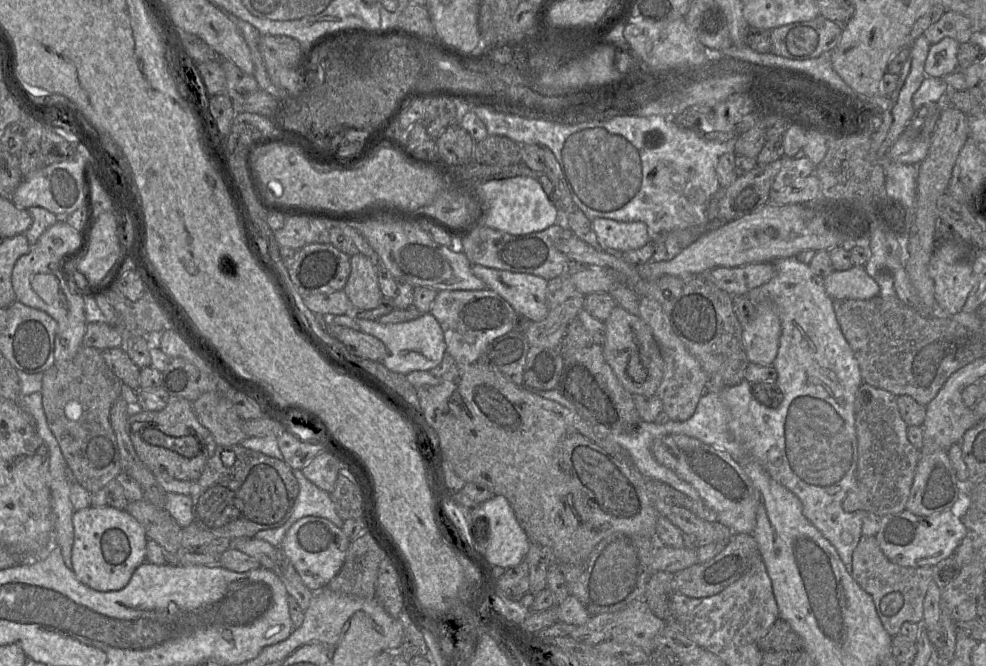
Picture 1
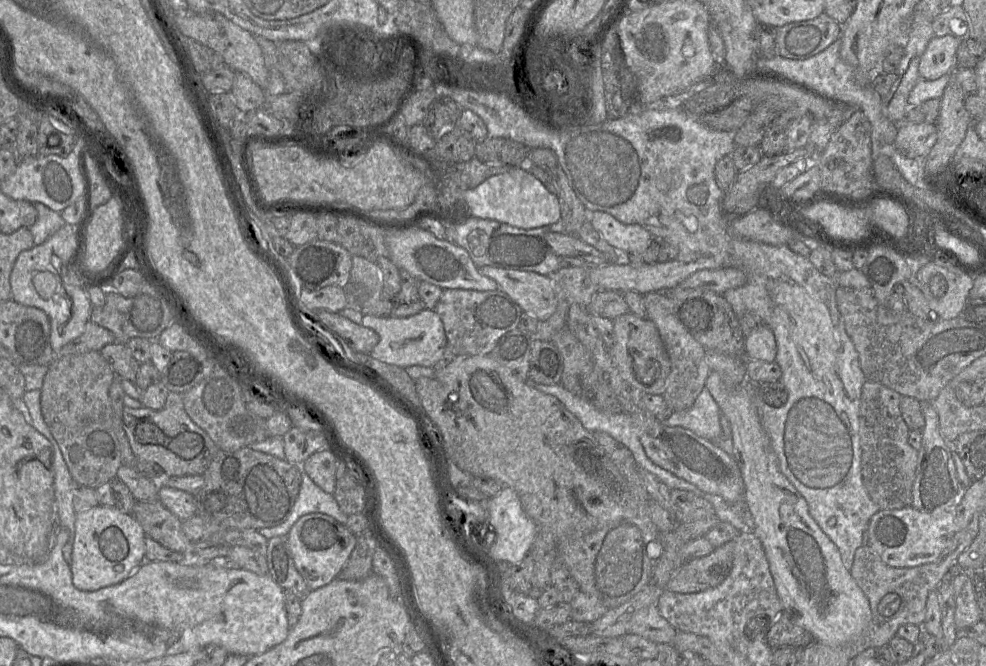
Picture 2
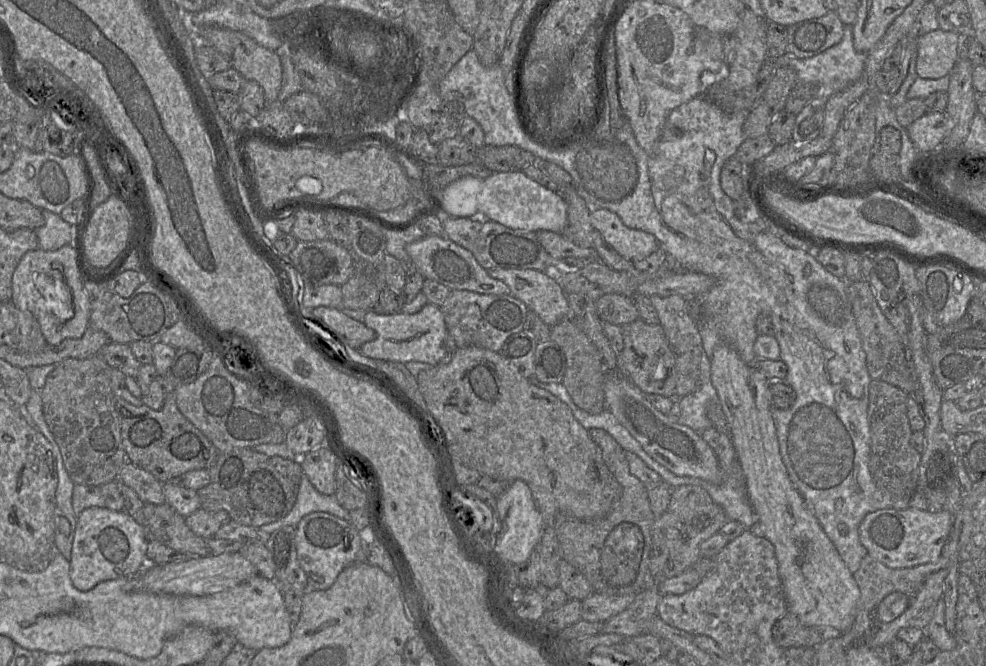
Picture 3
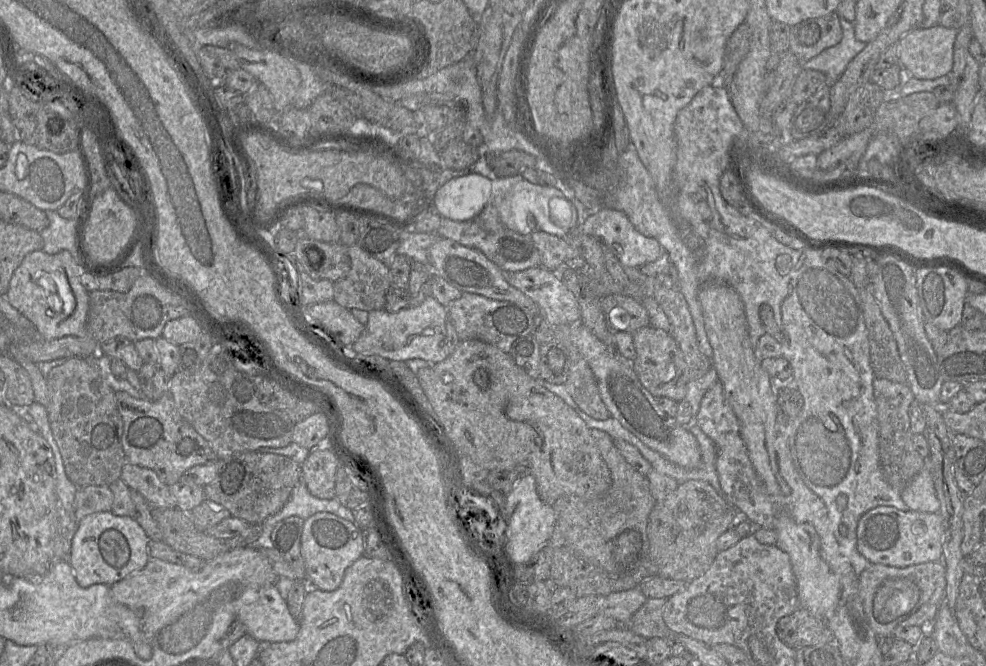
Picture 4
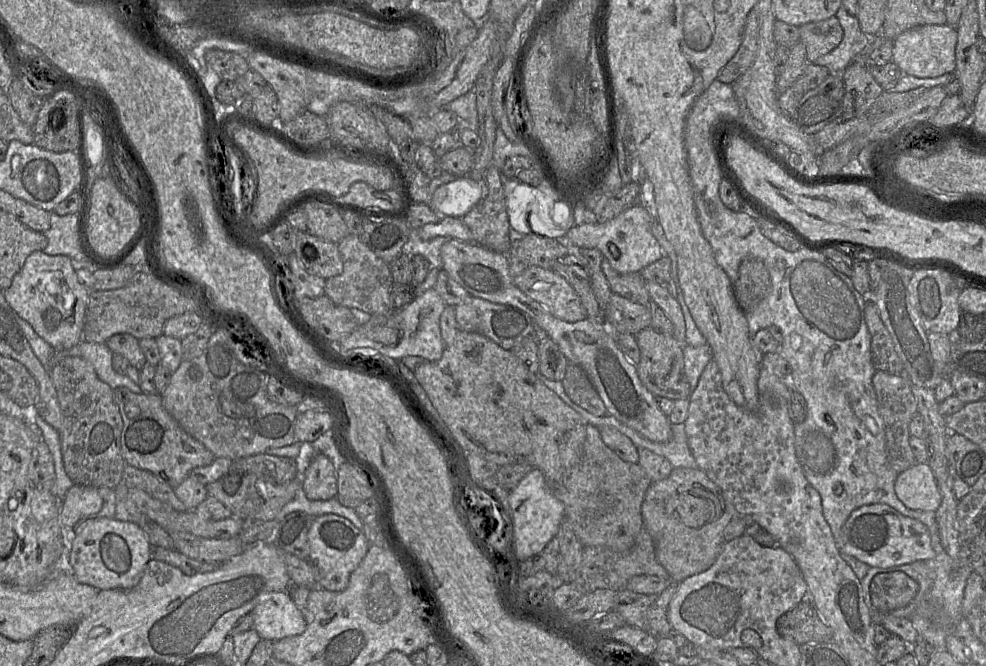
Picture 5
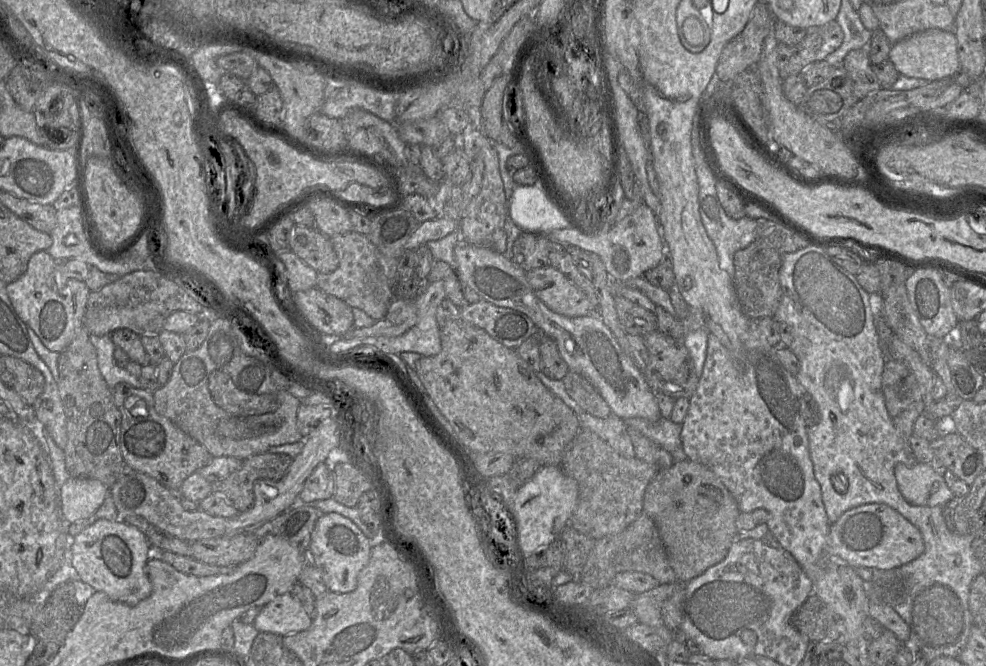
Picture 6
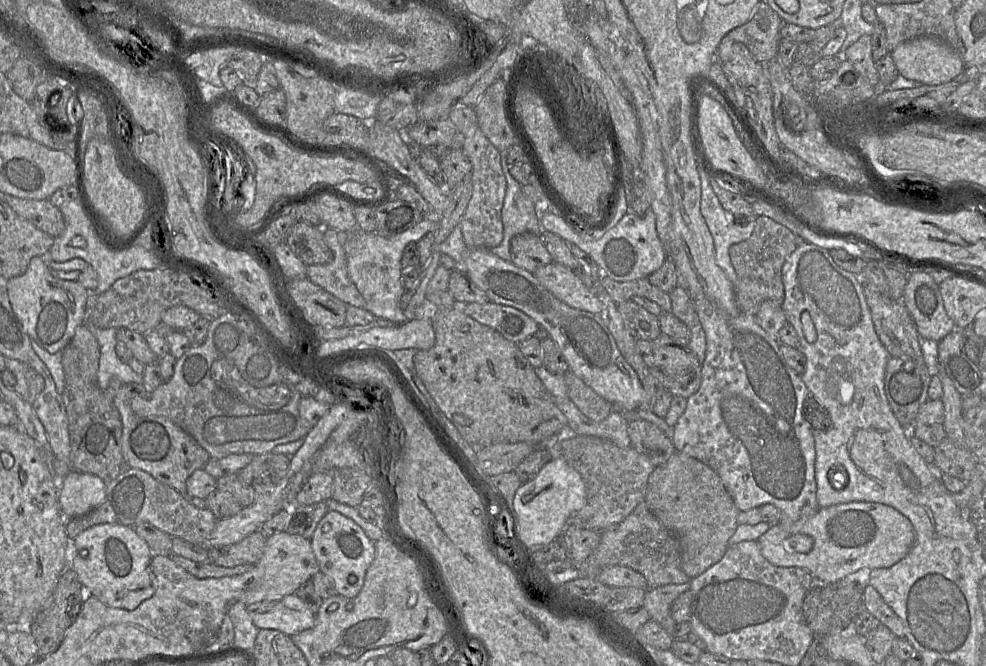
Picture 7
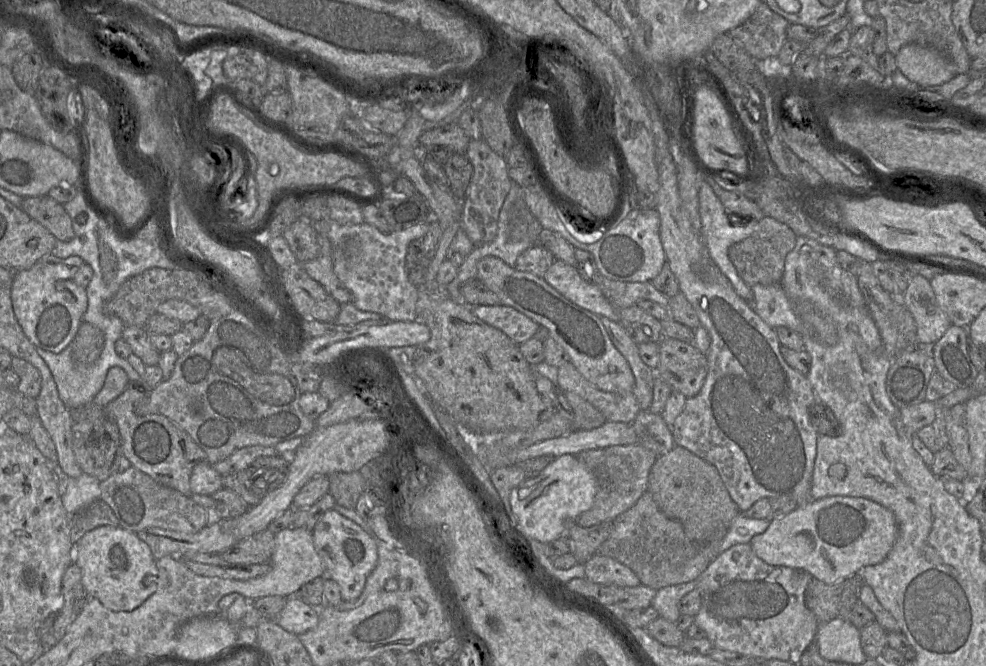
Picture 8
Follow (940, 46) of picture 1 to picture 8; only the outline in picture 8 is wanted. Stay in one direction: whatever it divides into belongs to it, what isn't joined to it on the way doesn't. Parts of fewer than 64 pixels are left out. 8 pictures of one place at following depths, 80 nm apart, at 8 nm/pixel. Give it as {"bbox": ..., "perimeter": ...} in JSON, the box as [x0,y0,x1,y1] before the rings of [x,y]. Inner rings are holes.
{"bbox":[895,45,957,85],"perimeter":[[[904,45],[895,61],[904,76],[920,85],[940,85],[957,75],[956,67],[933,47]]]}

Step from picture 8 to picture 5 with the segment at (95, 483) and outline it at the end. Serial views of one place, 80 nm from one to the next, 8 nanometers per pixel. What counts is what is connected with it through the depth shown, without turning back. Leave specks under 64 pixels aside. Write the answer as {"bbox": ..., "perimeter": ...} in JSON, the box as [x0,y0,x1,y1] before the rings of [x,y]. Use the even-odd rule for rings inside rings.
{"bbox":[60,484,102,527],"perimeter":[[[74,484],[61,505],[60,523],[63,527],[73,527],[80,518],[98,513],[102,505],[97,488]]]}

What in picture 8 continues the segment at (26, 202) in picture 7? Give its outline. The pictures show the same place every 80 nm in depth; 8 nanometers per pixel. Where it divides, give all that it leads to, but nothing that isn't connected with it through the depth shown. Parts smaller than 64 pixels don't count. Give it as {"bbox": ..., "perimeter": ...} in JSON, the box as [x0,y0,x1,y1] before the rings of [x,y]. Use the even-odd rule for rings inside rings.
{"bbox":[20,195,74,242],"perimeter":[[[47,195],[25,197],[20,208],[48,229],[58,241],[69,242],[74,238],[74,230],[63,205]]]}

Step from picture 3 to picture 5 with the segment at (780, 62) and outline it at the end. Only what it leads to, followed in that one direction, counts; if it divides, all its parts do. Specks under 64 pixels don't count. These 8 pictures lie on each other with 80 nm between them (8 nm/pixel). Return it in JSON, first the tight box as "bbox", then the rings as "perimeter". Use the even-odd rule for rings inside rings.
{"bbox":[814,4,870,78],"perimeter":[[[843,4],[836,17],[844,31],[842,41],[835,49],[816,59],[814,64],[825,66],[830,70],[830,74],[842,75],[843,78],[844,70],[866,48],[870,36],[862,32],[857,17],[850,15]]]}

